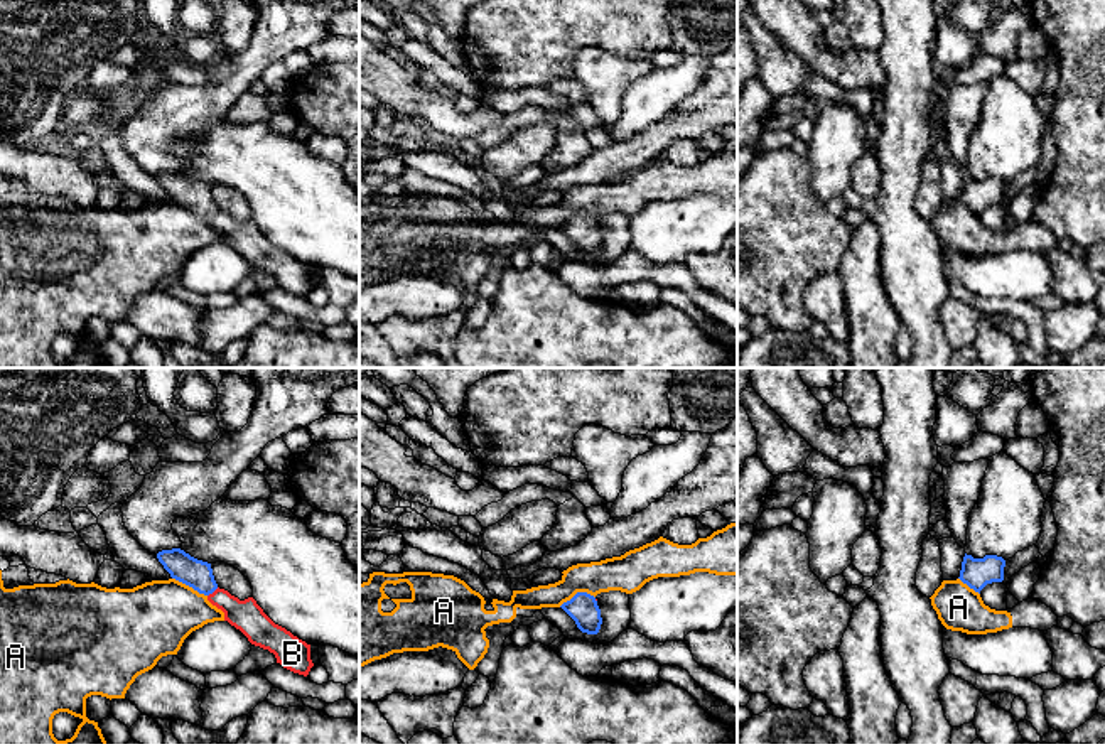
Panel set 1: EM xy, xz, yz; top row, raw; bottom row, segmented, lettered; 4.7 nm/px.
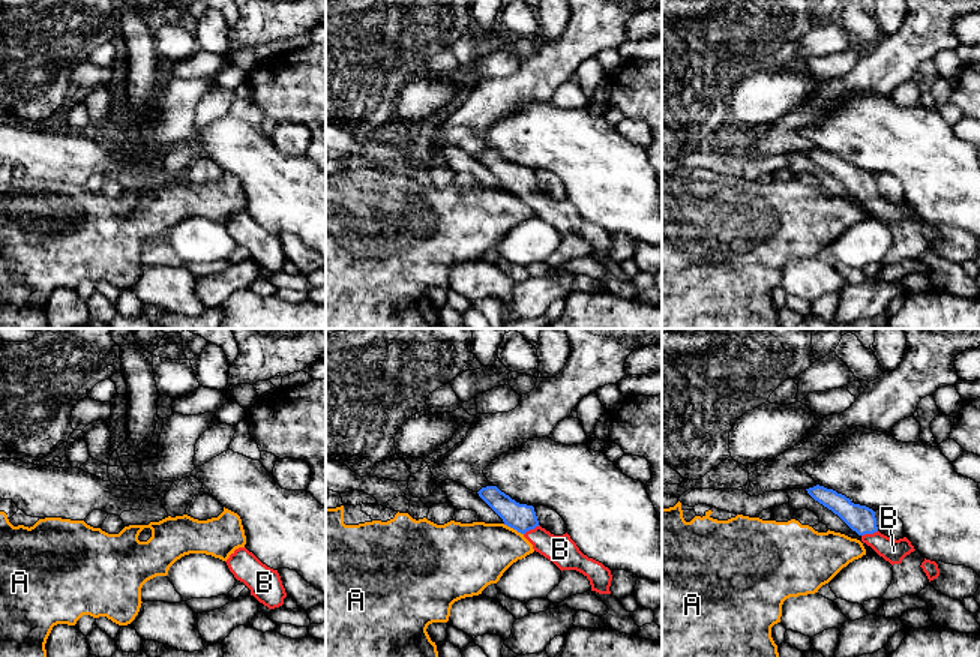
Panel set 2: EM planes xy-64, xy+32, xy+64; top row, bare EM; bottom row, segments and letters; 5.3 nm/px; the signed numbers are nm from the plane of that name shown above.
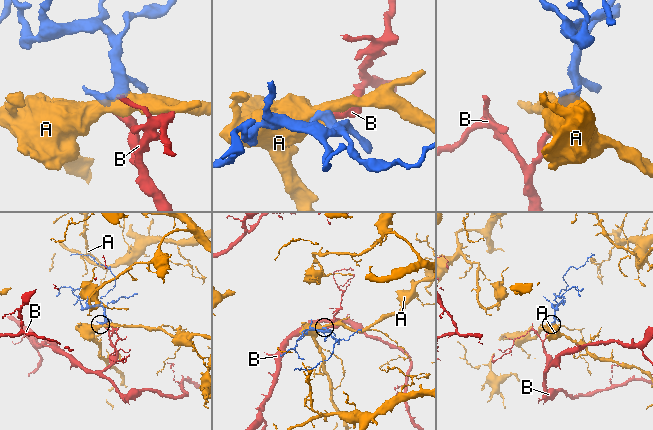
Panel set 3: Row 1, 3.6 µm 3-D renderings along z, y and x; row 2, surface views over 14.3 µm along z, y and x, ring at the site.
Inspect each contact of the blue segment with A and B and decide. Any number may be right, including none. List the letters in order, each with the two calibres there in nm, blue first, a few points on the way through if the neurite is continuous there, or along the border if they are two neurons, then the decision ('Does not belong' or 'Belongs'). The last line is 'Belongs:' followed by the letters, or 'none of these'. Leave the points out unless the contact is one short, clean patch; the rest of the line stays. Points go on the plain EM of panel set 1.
A: Thickness 150 nm (blue) against 170 nm. Boundary: xz (594, 218), (576, 215), (559, 228). Does not belong
B: Thickness 140 nm (blue) against 150 nm. Path across: xy (183, 189), (194, 194), (213, 213), (247, 238). Belongs
Belongs: B

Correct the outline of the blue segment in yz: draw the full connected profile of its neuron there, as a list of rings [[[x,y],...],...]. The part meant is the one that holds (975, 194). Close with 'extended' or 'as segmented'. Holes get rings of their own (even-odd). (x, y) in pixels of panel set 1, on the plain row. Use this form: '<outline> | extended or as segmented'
[[[985,177],[984,181],[963,179],[960,202],[980,216],[980,213],[992,204],[1004,202],[1005,182],[997,177]]] | as segmented

